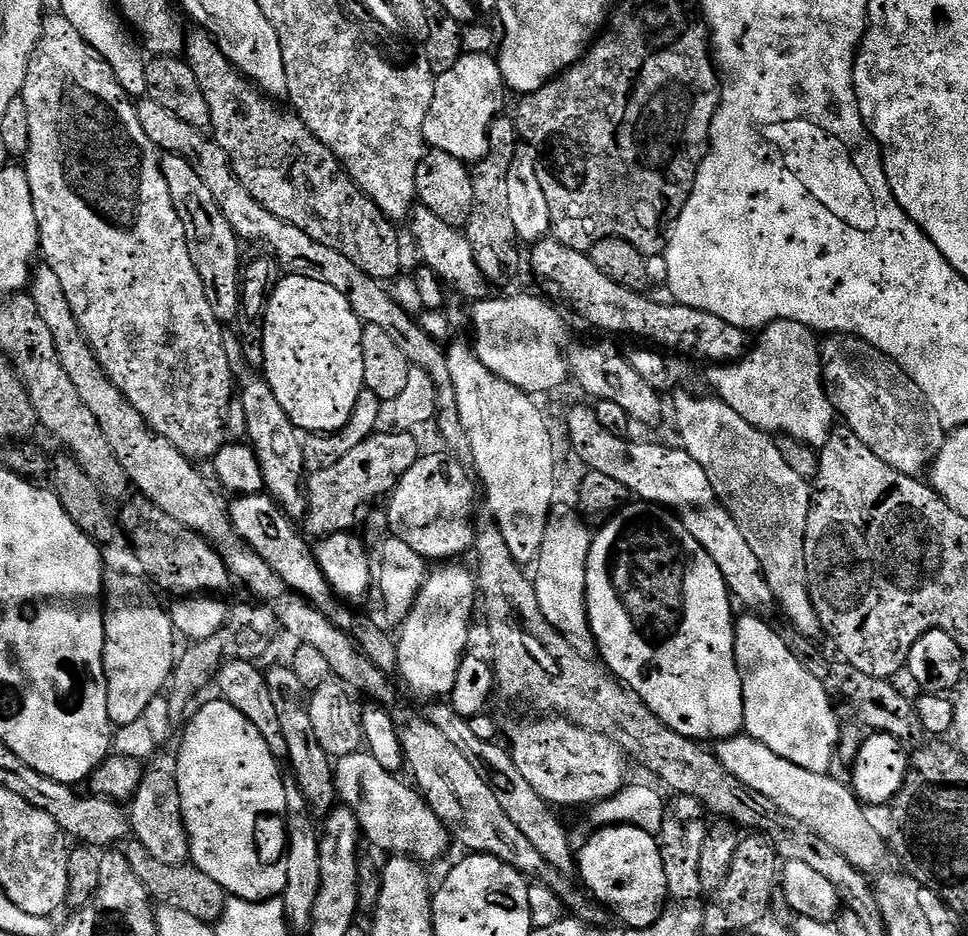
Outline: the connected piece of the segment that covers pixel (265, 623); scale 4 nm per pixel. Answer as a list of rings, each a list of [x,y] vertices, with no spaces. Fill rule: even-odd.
[[[251,603],[240,604],[236,607],[233,605],[229,609],[227,623],[210,638],[191,643],[188,646],[189,649],[179,655],[176,666],[168,679],[168,687],[164,692],[168,700],[170,722],[173,726],[180,726],[185,723],[190,702],[200,690],[213,681],[225,661],[251,660],[254,662],[267,652],[276,632],[278,633],[279,624],[271,607]]]

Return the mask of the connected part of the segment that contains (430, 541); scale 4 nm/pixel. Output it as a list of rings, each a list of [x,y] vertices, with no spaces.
[[[447,451],[421,456],[406,474],[402,474],[387,497],[386,524],[389,529],[392,527],[391,535],[418,550],[425,561],[448,562],[460,558],[456,556],[462,555],[467,548],[469,551],[476,543],[476,496],[478,500],[477,481],[463,459]]]

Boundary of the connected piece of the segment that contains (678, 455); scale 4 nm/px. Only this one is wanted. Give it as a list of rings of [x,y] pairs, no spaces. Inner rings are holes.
[[[595,407],[576,408],[568,416],[568,436],[572,439],[572,444],[576,447],[576,456],[585,464],[584,468],[606,474],[607,477],[614,478],[617,482],[622,482],[628,488],[629,493],[637,501],[658,504],[669,512],[675,512],[684,521],[686,530],[698,538],[702,550],[714,558],[714,563],[718,565],[718,570],[722,570],[722,578],[728,584],[728,591],[732,593],[737,601],[745,604],[745,609],[760,610],[756,608],[773,607],[774,599],[770,590],[770,582],[764,577],[762,566],[750,550],[742,530],[738,530],[738,522],[730,518],[730,514],[724,509],[719,498],[714,494],[714,486],[710,486],[710,478],[706,478],[706,470],[690,454],[684,451],[683,447],[663,448],[660,444],[639,444],[636,440],[628,440],[624,436],[615,436],[602,422],[598,422]]]

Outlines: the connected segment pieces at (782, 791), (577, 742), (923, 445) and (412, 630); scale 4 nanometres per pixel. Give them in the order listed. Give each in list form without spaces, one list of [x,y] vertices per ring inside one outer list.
[[[750,735],[731,736],[728,740],[719,741],[715,745],[716,757],[752,792],[762,794],[778,806],[790,818],[798,818],[805,826],[810,826],[814,834],[826,838],[838,854],[842,854],[851,864],[865,874],[877,871],[876,867],[890,852],[889,845],[880,837],[880,832],[868,821],[865,805],[856,799],[855,792],[847,783],[835,780],[835,775],[823,772],[802,770],[802,766],[794,766],[794,762],[786,762],[786,758],[778,758],[774,750],[762,746]]]
[[[563,718],[536,719],[540,720],[524,720],[514,725],[508,732],[507,743],[514,766],[522,770],[526,782],[542,794],[547,804],[561,809],[572,808],[575,804],[591,806],[609,800],[624,789],[629,779],[629,761],[613,740]]]
[[[829,335],[821,343],[820,358],[824,366],[824,388],[839,419],[886,466],[907,476],[923,477],[938,458],[946,439],[946,430],[926,394],[918,390],[892,359],[857,336]]]
[[[448,562],[437,567],[437,572],[429,571],[410,614],[399,625],[396,672],[423,702],[451,697],[458,666],[469,651],[468,627],[472,624],[472,611],[478,608],[478,580],[469,569],[468,573],[456,564],[459,563]]]

